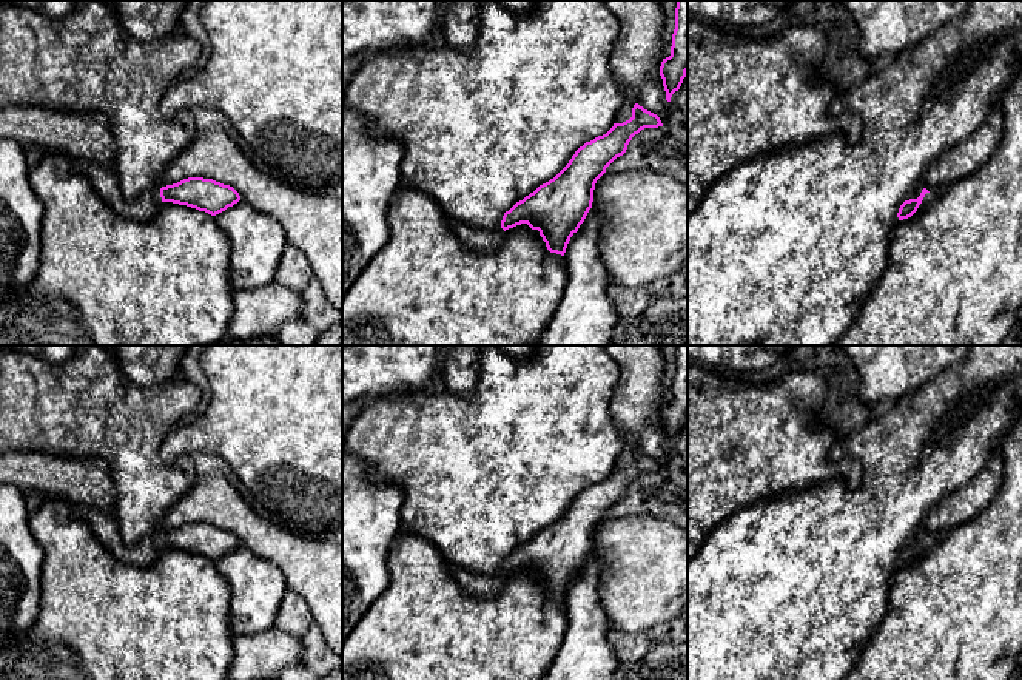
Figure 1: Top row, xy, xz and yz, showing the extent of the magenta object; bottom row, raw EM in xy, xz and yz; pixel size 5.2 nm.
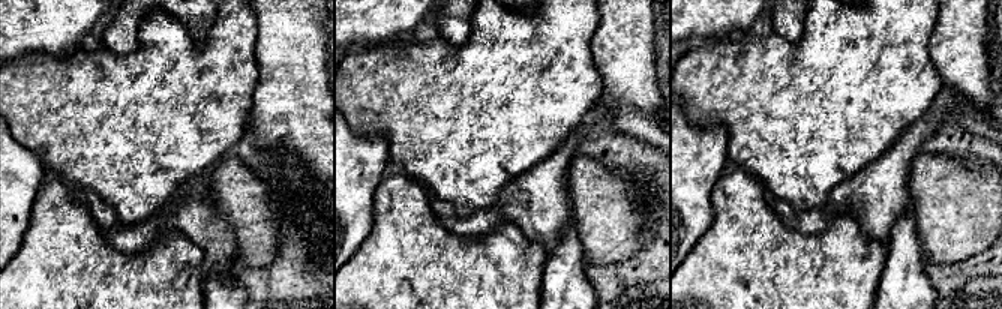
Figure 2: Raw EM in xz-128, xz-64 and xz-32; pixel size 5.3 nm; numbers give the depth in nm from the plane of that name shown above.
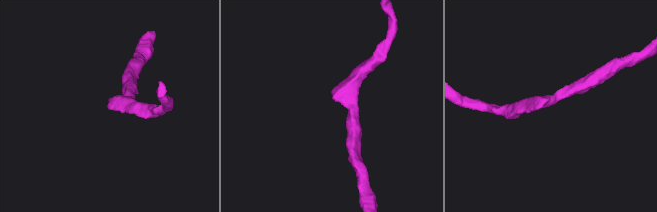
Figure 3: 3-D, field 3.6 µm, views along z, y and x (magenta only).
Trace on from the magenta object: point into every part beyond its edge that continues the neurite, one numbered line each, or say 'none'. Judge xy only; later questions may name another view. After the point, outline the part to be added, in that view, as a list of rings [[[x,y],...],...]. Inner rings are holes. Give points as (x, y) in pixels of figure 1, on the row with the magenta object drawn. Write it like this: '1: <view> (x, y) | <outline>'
1: xy (104, 179) | [[[71,159],[71,165],[92,183],[97,194],[122,217],[148,220],[162,204],[160,191],[146,191],[136,200],[126,200],[120,191],[117,176],[109,167],[79,159]]]

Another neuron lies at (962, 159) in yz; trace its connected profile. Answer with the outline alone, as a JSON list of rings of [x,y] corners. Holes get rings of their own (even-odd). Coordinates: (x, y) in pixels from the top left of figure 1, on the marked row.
[[[999,106],[963,142],[943,151],[925,171],[922,183],[937,193],[979,170],[997,150],[1004,136],[1004,114]]]

